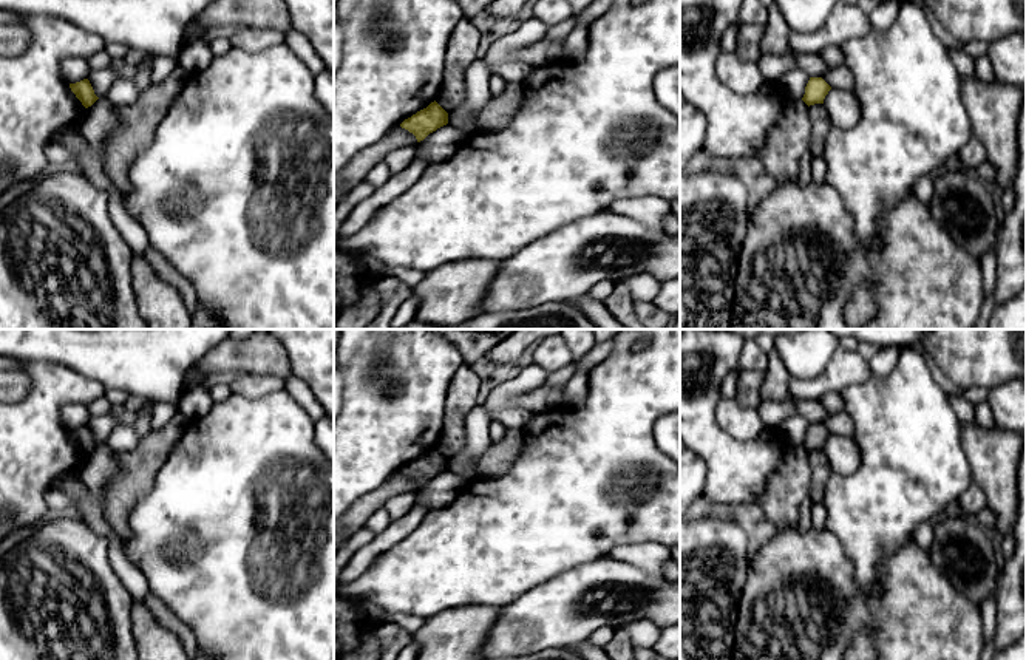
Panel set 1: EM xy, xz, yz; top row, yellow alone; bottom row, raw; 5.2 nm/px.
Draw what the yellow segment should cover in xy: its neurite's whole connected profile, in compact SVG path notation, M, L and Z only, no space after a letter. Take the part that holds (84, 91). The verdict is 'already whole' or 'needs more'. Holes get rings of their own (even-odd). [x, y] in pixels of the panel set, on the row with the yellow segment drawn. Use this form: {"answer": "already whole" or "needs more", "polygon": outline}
{"answer": "already whole", "polygon": "M88 79L70 83L70 88L85 108L91 107L99 99Z"}

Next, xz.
{"answer": "already whole", "polygon": "M434 100L426 108L405 119L400 127L413 133L417 142L448 124L448 113Z"}

